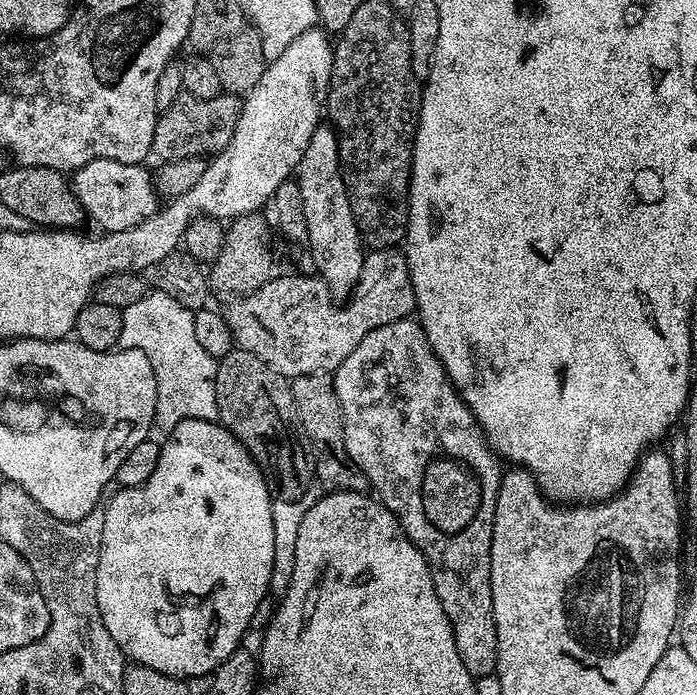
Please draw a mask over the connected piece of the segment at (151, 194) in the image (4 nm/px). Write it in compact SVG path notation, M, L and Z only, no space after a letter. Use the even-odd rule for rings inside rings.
M92 160L86 166L77 168L70 183L73 192L80 199L84 215L104 232L130 230L158 211L157 193L154 191L154 176L147 172L144 164L127 164L113 160Z

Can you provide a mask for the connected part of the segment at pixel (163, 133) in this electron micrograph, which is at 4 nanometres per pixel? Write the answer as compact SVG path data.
M183 91L174 104L156 118L152 152L160 155L164 162L189 160L195 156L211 158L221 152L234 134L234 126L240 117L241 97L222 94L218 98L194 98Z

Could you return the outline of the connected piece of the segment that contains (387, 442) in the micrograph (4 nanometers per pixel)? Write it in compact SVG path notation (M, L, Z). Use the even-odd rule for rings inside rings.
M415 319L390 322L386 326L370 330L370 334L366 334L366 338L362 338L362 342L354 346L346 362L339 364L331 381L342 406L344 445L348 451L348 459L368 479L368 488L386 506L386 510L390 510L390 514L398 518L410 542L414 542L416 549L426 558L434 590L452 627L462 666L466 666L473 678L493 675L498 662L498 634L490 582L490 546L502 475L501 457L497 456L489 444L472 411L464 405L464 399L456 393L456 388L450 382L442 362L434 354L424 329ZM437 458L459 460L480 482L480 509L470 526L466 526L461 532L438 530L432 525L430 518L426 518L426 510L422 506L424 472Z

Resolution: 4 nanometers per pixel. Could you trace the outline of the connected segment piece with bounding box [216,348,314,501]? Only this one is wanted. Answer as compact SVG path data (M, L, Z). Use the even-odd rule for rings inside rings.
M234 348L230 354L221 357L217 363L216 393L218 394L219 423L229 428L244 443L249 452L256 454L259 453L259 448L264 448L265 454L268 455L266 468L270 473L275 495L282 500L303 501L308 487L314 484L314 453L308 437L304 434L289 377L274 371L257 355L250 354L249 351L241 348Z

